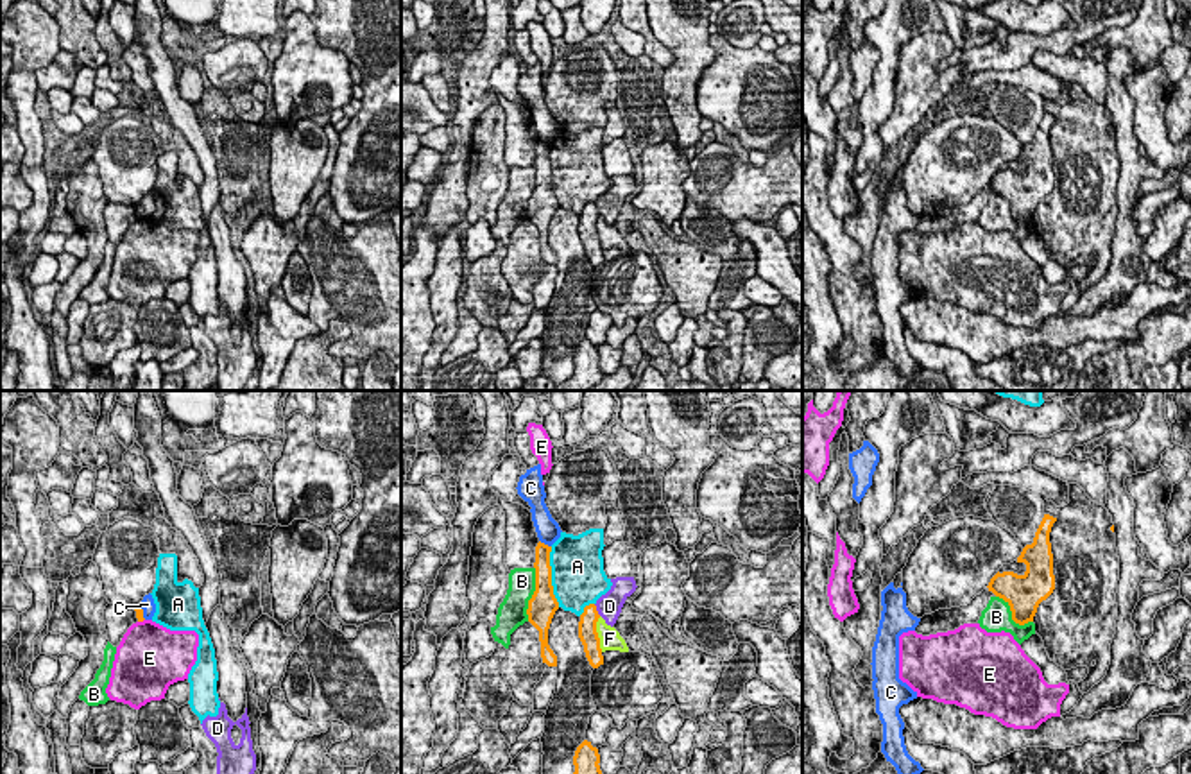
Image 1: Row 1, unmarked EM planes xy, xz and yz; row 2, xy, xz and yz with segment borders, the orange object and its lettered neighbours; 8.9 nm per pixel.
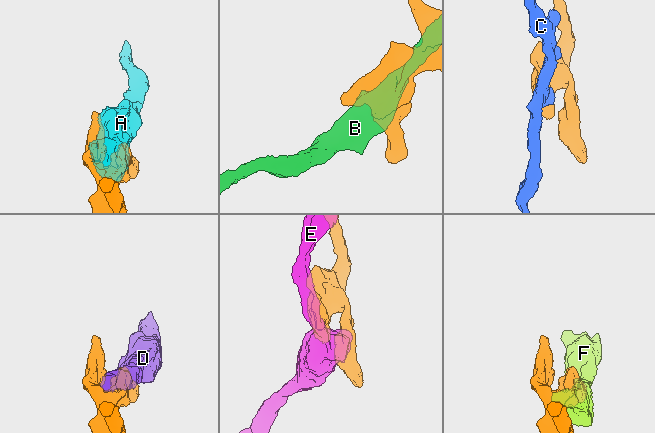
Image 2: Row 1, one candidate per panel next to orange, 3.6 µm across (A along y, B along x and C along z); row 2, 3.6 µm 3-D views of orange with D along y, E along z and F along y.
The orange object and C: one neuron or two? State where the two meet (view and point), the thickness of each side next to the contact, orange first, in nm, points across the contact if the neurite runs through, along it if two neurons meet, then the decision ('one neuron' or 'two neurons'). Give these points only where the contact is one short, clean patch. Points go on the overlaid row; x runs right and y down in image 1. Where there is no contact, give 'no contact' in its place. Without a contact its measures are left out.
meets orange in xz at (543, 543); 160 nm thick on the orange side, 220 nm on the other; border along xz (539, 540), (550, 547); two neurons

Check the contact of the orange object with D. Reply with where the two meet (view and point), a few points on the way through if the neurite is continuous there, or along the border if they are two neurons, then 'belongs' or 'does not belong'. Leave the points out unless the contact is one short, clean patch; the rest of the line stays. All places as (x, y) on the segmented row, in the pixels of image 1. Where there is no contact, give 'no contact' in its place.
meets orange in xz at (595, 610); does not belong

